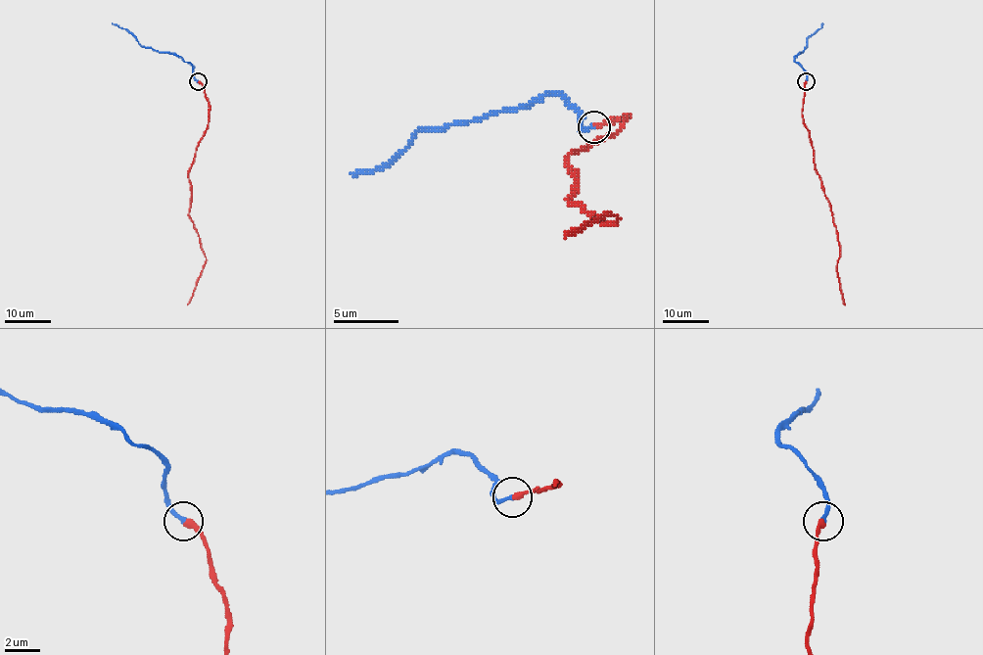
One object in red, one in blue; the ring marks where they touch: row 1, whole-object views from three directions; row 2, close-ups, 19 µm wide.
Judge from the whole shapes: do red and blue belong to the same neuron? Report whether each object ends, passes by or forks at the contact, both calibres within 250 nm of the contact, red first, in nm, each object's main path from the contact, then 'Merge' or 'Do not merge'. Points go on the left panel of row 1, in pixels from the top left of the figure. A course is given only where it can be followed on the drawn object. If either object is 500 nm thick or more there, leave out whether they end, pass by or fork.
At the ring red ends. At the ring blue ends. Thickness 320 nm (red) against 240 nm. Course of red: (198, 81), (209, 102), (210, 116), (189, 175), (189, 215), (206, 257), (187, 304). Course of blue: (198, 81), (193, 76), (193, 68), (180, 57), (143, 47), (124, 28), (112, 23). Merge

